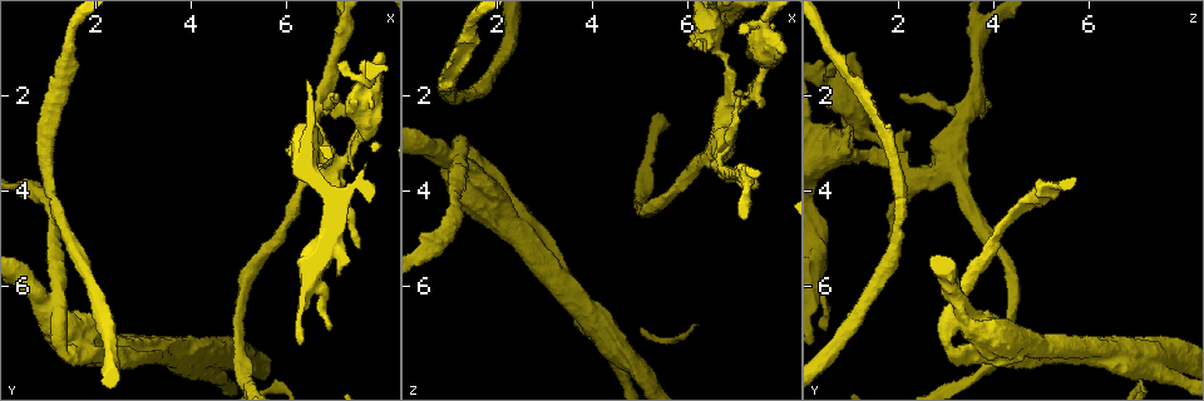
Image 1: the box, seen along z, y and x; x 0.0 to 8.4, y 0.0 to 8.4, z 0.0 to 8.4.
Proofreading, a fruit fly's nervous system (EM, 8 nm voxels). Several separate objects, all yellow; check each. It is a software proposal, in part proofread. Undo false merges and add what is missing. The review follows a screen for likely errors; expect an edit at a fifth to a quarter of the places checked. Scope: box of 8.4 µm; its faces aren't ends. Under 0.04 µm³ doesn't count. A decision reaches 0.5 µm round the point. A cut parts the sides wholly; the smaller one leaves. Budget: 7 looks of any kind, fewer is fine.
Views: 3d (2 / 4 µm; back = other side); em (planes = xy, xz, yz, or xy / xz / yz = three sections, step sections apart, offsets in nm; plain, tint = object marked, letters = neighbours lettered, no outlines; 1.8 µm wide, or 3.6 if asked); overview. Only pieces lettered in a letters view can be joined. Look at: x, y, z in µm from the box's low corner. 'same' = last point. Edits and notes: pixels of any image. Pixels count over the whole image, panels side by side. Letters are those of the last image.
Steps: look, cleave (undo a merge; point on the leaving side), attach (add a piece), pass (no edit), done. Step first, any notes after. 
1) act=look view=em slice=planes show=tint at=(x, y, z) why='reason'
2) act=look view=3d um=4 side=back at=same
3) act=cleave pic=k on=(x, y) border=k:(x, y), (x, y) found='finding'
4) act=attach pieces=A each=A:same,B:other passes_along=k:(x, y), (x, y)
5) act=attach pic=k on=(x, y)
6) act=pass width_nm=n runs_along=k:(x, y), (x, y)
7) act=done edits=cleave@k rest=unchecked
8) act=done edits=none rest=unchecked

act=look view=em slice=planes show=tint at=(4.50, 7.65, 7.40) why='calibre changes'

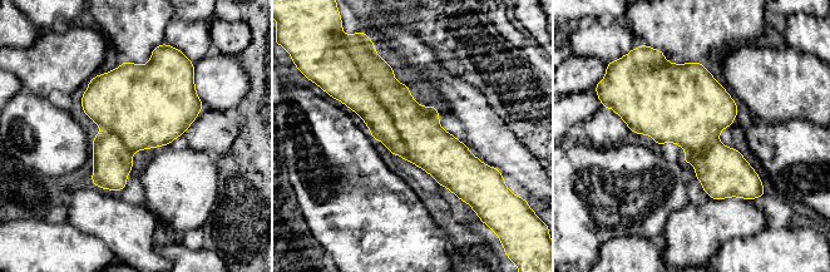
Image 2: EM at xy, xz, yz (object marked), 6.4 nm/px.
act=look view=em slice=planes show=letters at=same why='what lies round it'

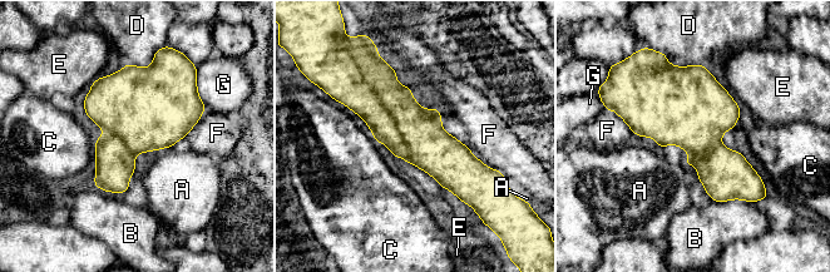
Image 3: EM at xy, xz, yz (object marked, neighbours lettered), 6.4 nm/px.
act=cleave pic=3 on=(360, 98) each=A:other,B:other,C:other,D:other,E:other,F:other,G:other part_leaving=3:(364, 87), (364, 102), (405, 154) found='two neurons meet here'

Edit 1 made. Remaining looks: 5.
act=look view=em slice=yz step=4 show=tint at=(7.15, 3.40, 2.15) why='four or more arms meet'

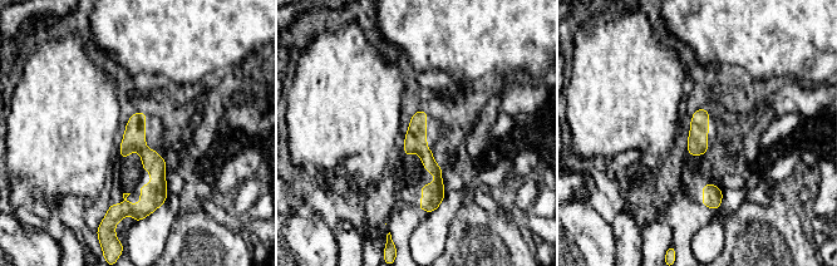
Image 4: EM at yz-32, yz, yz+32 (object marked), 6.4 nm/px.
act=look view=em slice=yz step=4 show=letters at=same

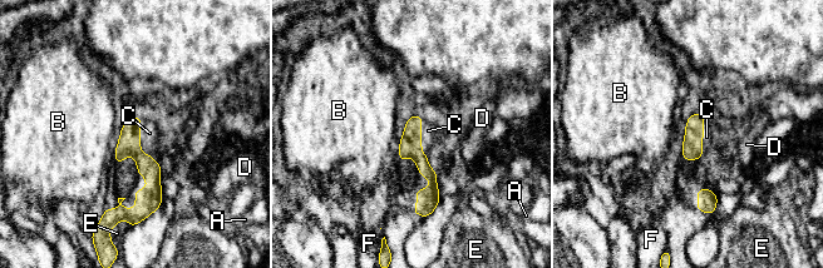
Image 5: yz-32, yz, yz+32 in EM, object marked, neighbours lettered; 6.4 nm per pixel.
act=attach pieces=C each=A:other,B:other,C:same,D:other,E:other,F:other passes_along=5:(129, 142), (139, 140), (149, 133) found='the neuron continues'

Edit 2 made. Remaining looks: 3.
act=done edits=cleave@3,attach@5 rest=unchecked

